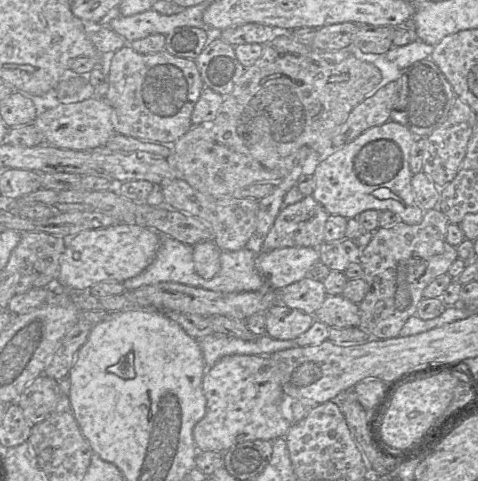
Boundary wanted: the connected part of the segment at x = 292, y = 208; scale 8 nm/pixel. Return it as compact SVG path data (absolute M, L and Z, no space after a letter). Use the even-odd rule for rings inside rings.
M312 194L283 206L262 244L261 253L285 247L318 248L324 242L329 215Z

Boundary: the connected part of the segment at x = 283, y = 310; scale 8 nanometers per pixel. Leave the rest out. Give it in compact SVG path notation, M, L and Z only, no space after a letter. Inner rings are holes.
M274 305L264 315L266 334L277 340L296 339L315 321L313 315L285 305Z

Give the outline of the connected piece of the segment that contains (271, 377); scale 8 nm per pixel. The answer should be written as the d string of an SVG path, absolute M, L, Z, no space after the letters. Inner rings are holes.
M270 355L225 356L206 370L202 389L206 398L206 412L193 428L198 452L224 453L232 446L249 440L284 438L293 425L280 411L284 393Z

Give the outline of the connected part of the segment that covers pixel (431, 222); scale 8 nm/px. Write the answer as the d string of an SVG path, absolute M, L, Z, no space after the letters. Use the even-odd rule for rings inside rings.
M434 208L424 212L419 224L408 225L402 221L388 226L379 227L369 244L362 249L359 262L363 268L363 279L368 285L365 298L358 305L360 311L359 328L370 339L391 339L399 336L407 320L416 314L419 303L424 299L424 289L437 277L447 274L451 265L458 259L457 250L446 241L447 217Z

